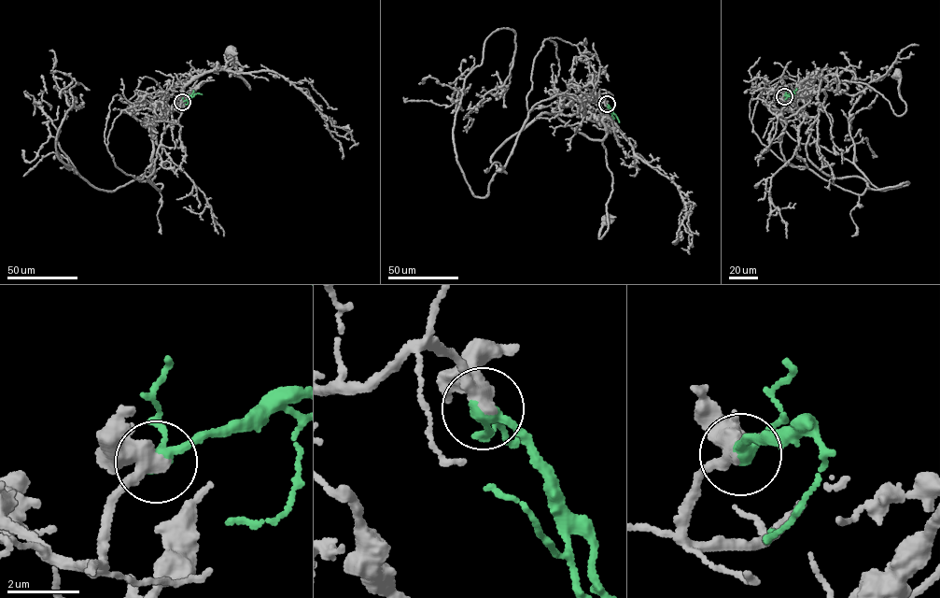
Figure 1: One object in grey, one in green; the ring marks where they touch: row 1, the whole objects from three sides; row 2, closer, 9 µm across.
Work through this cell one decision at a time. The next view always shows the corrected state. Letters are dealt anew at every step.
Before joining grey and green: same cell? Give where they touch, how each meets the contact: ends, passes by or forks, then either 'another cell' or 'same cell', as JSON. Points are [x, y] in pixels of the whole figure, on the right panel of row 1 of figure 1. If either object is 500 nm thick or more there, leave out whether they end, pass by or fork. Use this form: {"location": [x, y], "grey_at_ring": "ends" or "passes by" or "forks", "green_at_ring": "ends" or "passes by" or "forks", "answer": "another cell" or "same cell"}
{"location": [784, 96], "grey_at_ring": "passes by", "green_at_ring": "passes by", "answer": "same cell"}

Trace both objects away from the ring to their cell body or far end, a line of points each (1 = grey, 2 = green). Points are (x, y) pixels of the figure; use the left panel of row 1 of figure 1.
1: (182, 102), (176, 104), (192, 94), (201, 73), (225, 67), (250, 89), (234, 69), (231, 49)
2: (182, 102), (195, 93), (202, 94)

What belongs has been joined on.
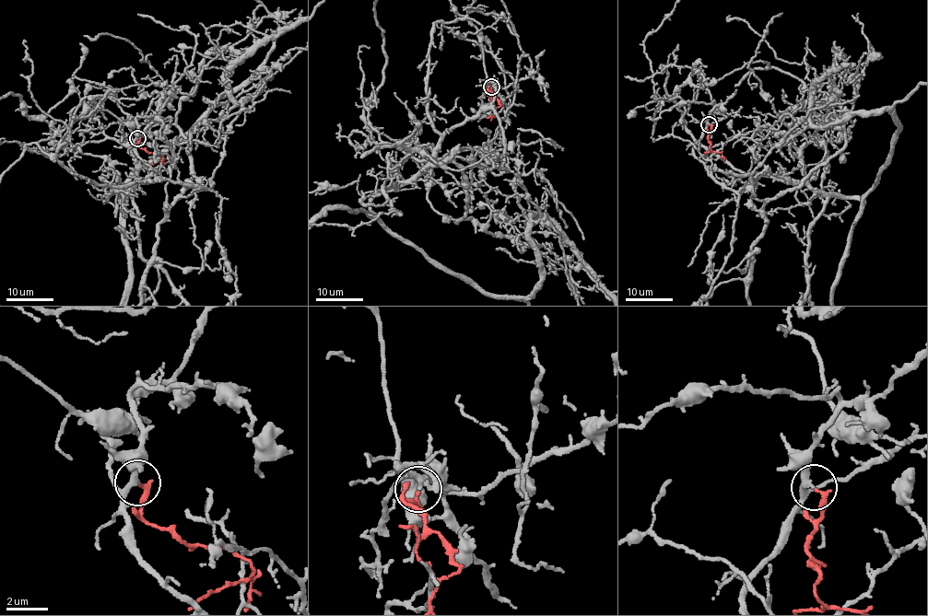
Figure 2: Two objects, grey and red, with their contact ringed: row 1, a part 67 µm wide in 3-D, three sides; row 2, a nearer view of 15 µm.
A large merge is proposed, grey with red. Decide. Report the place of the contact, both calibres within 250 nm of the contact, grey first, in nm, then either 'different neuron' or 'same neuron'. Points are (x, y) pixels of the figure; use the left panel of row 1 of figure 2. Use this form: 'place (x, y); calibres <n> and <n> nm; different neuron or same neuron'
place (137, 138); calibres 200 and 260 nm; different neuron

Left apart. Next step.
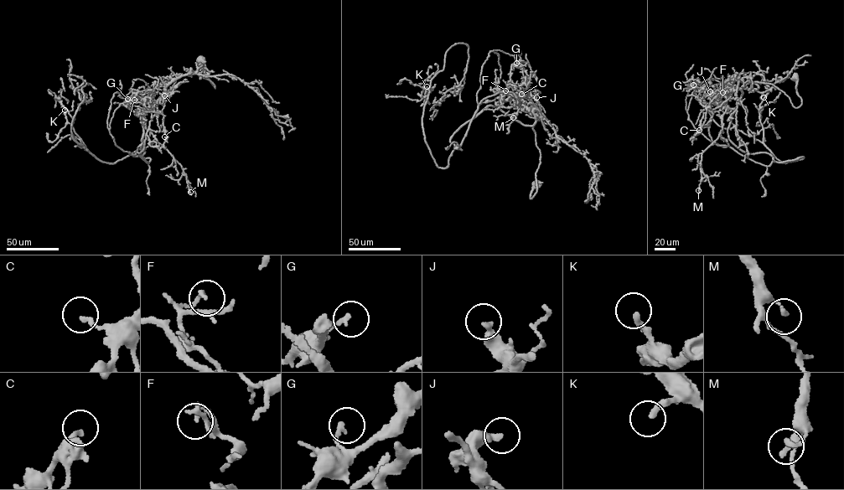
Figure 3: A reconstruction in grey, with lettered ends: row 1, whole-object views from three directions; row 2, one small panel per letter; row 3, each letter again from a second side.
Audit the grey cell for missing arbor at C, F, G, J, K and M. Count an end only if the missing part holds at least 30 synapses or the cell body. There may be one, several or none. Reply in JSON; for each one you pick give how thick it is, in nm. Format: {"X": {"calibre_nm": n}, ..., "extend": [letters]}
{"K": {"calibre_nm": 240}, "extend": ["K"]}

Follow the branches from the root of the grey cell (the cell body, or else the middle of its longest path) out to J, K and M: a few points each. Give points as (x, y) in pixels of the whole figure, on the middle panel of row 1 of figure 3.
J: (538, 183), (532, 187), (531, 198), (537, 189), (540, 152), (530, 99), (536, 97)
K: (538, 183), (531, 198), (532, 127), (496, 106), (462, 126), (437, 166), (427, 86)
M: (538, 183), (531, 198), (540, 162), (535, 131), (501, 110), (500, 101), (504, 107), (516, 105), (513, 117)

